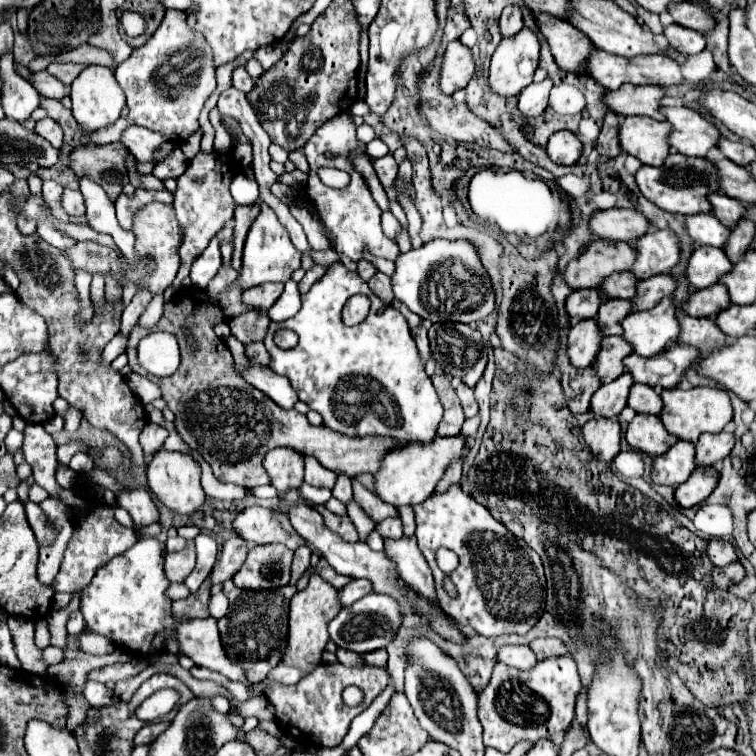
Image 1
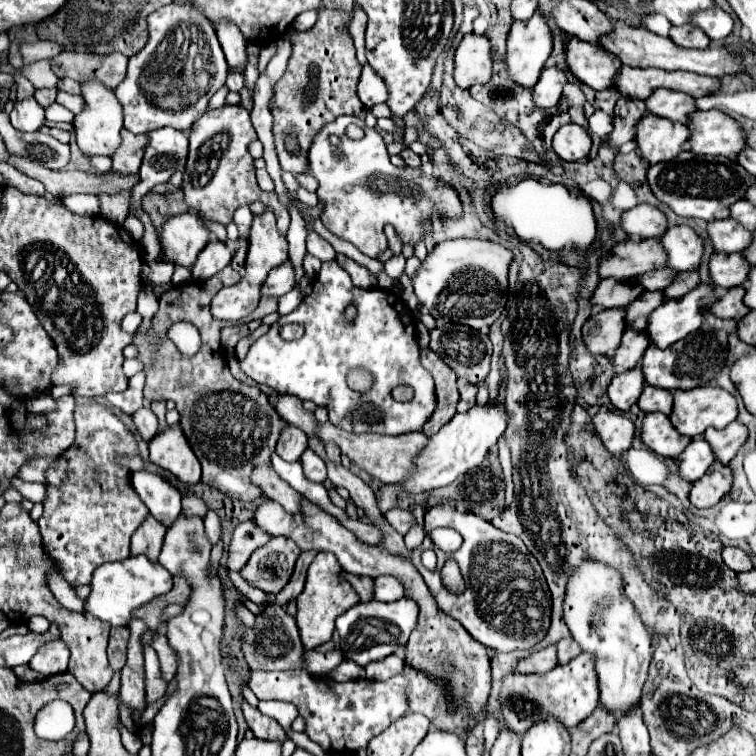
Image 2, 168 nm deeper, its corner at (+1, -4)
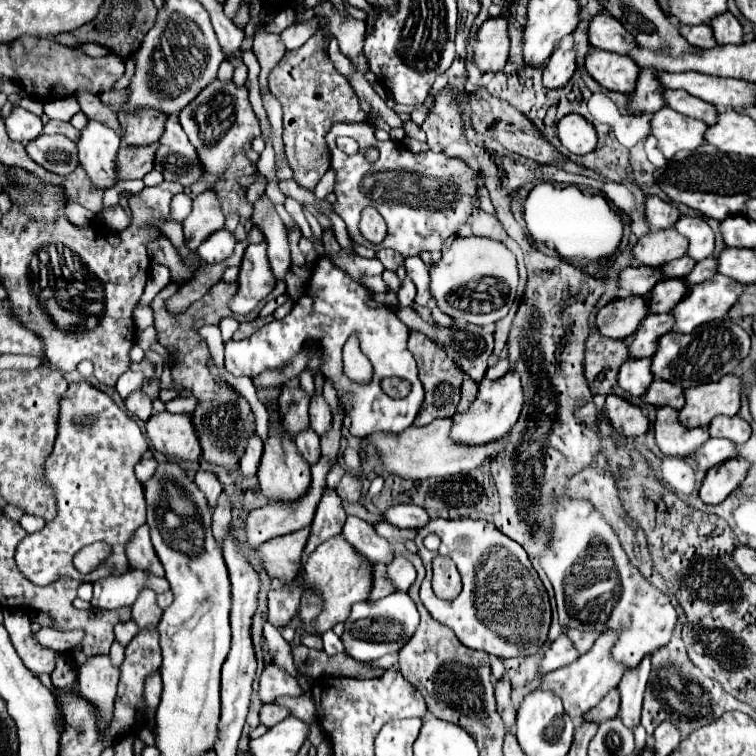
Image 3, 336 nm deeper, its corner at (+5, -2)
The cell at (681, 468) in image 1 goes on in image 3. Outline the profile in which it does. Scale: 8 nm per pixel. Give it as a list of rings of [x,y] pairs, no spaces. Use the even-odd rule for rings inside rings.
[[[709,439],[695,455],[693,459],[707,471],[731,457],[737,457],[739,447],[735,443],[731,443],[729,439]]]

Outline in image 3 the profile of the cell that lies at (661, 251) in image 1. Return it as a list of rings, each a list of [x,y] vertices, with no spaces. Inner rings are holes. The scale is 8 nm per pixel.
[[[681,217],[675,223],[675,229],[689,239],[687,255],[693,257],[695,261],[701,261],[713,253],[715,233],[703,217]]]

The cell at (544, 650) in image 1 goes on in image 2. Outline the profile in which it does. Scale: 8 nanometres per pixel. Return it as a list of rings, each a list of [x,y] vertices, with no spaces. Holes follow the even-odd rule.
[[[571,637],[559,641],[555,647],[557,647],[557,661],[559,663],[569,663],[573,657],[577,657],[581,653],[581,647]]]

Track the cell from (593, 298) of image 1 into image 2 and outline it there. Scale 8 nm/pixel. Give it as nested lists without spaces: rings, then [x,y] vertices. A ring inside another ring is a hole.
[[[603,279],[591,295],[591,305],[597,309],[625,307],[629,301],[639,297],[641,287],[635,283],[621,283],[615,279]]]

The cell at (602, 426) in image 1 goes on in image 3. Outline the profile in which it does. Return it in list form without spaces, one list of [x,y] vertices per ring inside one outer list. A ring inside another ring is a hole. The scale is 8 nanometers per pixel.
[[[609,395],[605,407],[607,407],[605,415],[607,415],[609,423],[613,425],[613,429],[619,431],[621,435],[625,435],[627,439],[635,439],[649,431],[651,421],[649,421],[647,413],[641,407],[629,403],[627,399],[623,399],[619,395]]]

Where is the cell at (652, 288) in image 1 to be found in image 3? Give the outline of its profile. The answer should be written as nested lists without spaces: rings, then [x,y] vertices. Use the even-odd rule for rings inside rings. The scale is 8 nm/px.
[[[707,257],[707,259],[703,259],[703,261],[699,261],[697,265],[695,265],[695,269],[687,275],[687,281],[691,283],[691,285],[697,285],[697,283],[703,283],[703,281],[707,281],[711,275],[715,275],[717,273],[717,259],[713,259],[713,257]]]

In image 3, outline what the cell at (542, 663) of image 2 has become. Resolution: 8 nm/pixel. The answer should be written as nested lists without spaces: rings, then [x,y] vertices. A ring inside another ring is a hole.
[[[561,633],[553,641],[553,645],[547,649],[545,659],[541,661],[541,671],[549,673],[549,671],[555,671],[555,669],[559,669],[563,665],[569,665],[569,663],[573,663],[577,659],[579,659],[579,653],[575,651],[573,643],[567,639],[565,633]]]

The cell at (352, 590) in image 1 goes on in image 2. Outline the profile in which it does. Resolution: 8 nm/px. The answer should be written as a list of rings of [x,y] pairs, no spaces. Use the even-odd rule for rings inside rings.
[[[377,577],[375,579],[375,601],[395,601],[403,597],[403,585],[395,577]]]

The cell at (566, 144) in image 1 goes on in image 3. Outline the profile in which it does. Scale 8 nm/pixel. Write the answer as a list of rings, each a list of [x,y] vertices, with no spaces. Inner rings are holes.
[[[565,115],[559,121],[559,139],[563,147],[567,147],[575,155],[591,153],[597,145],[597,131],[591,121],[587,121],[583,115]]]

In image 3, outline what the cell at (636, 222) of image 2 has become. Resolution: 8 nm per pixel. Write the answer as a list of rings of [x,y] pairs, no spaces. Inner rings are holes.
[[[649,197],[647,199],[647,223],[651,229],[667,229],[673,227],[677,223],[677,219],[681,217],[679,209],[673,203],[667,203],[659,197]]]

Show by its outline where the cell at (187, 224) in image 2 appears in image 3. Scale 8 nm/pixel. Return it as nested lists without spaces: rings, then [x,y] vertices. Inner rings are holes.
[[[205,191],[193,199],[193,211],[183,221],[185,243],[191,251],[195,251],[209,235],[225,227],[225,215],[219,207],[219,199],[215,191]]]

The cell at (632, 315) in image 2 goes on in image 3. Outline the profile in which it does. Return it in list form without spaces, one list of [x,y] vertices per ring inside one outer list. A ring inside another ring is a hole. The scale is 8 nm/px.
[[[683,277],[659,281],[651,291],[649,311],[651,313],[669,313],[671,307],[675,307],[675,303],[679,303],[679,299],[683,299],[683,295],[687,295],[687,291],[689,291],[689,287],[687,287],[687,283],[683,283]]]

